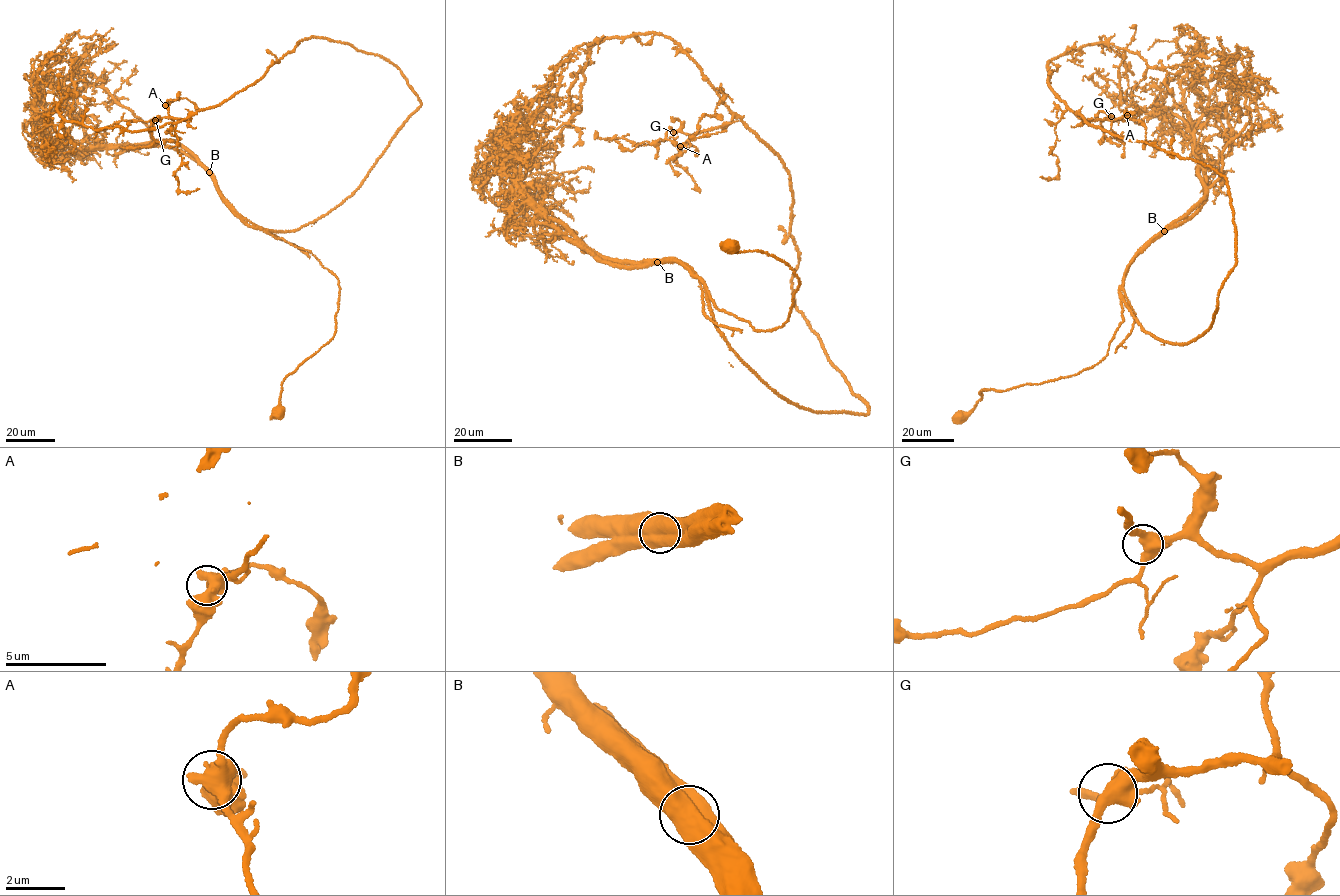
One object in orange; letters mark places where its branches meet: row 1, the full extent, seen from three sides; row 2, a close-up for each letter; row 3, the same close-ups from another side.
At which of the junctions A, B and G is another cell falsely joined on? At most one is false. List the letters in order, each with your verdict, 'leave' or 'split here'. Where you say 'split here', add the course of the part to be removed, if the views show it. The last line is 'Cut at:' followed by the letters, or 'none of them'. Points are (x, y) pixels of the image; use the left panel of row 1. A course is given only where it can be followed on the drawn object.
A: leave
B: split here | (209, 172), (174, 142), (86, 148), (64, 139), (41, 91), (49, 83), (59, 88), (76, 66), (71, 79)
G: leave
Cut at: B

